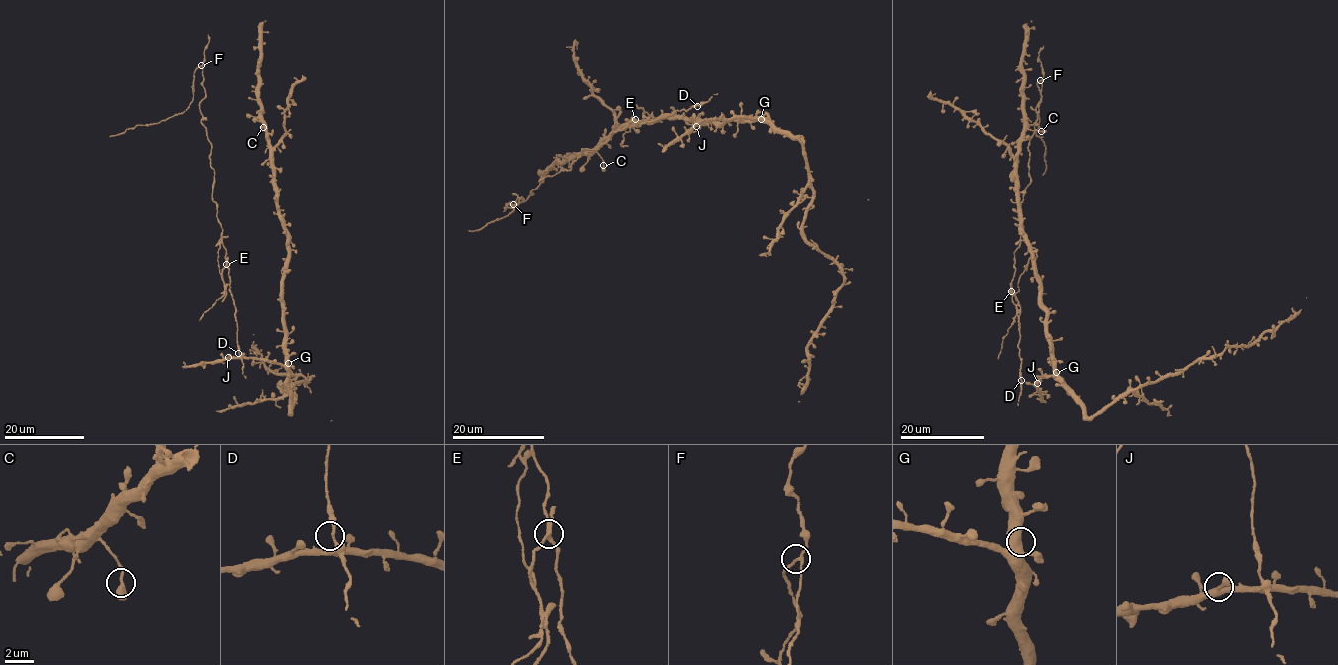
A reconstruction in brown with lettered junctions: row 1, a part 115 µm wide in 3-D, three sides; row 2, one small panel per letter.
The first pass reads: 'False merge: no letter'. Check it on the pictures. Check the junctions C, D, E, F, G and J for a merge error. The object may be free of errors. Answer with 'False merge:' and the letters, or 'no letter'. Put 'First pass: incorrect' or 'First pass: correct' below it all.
False merge: E
First pass: incorrect

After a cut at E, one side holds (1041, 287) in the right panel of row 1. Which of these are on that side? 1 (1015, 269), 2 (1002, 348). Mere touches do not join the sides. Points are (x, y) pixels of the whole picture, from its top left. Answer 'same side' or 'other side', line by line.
1: same side
2: other side

